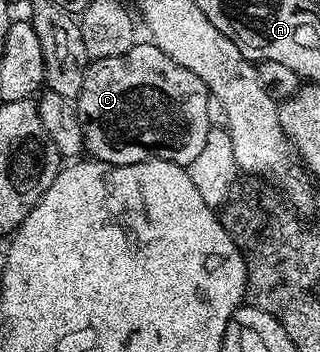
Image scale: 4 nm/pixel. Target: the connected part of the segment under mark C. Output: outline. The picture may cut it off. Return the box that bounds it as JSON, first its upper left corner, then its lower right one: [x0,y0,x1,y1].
[76,42,212,166]

